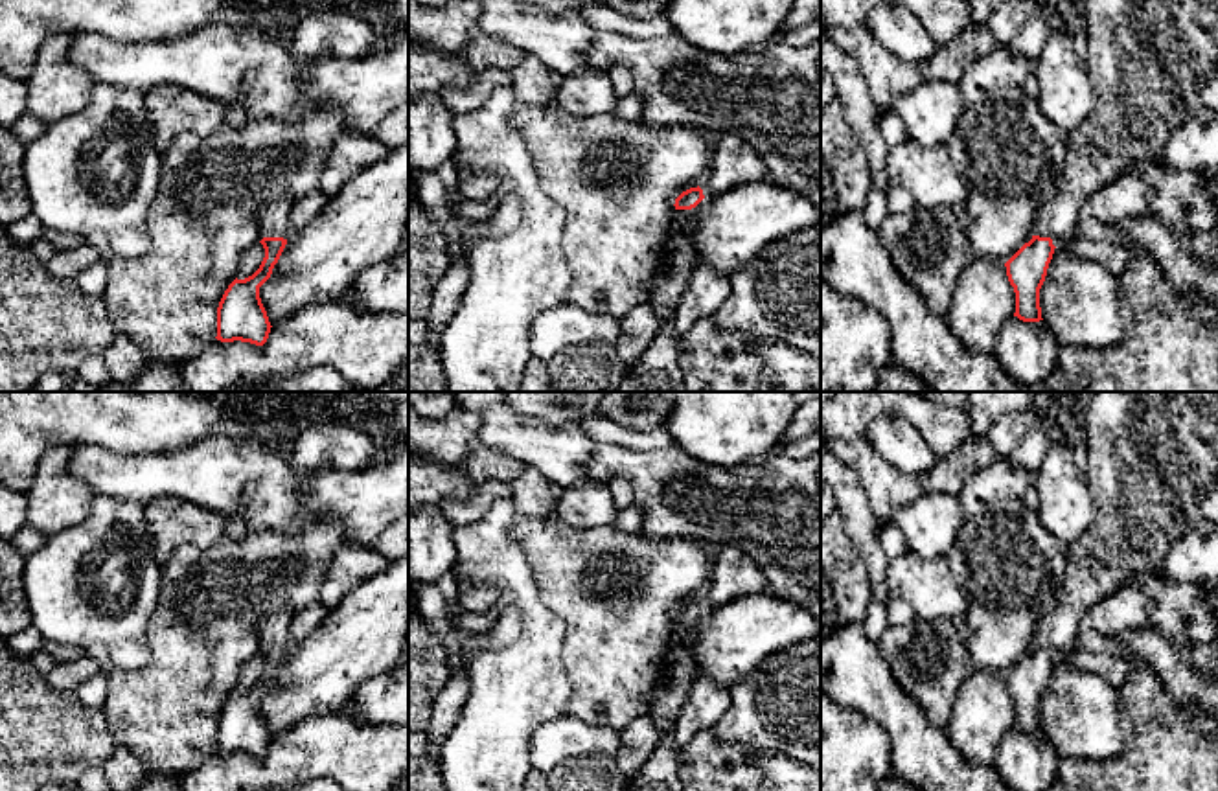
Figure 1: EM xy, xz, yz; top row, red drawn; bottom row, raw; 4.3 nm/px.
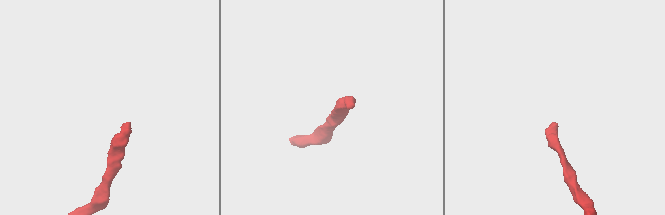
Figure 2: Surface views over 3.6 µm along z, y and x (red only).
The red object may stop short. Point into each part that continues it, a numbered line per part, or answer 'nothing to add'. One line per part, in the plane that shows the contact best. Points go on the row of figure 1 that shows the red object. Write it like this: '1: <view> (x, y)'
1: xz (683, 217)

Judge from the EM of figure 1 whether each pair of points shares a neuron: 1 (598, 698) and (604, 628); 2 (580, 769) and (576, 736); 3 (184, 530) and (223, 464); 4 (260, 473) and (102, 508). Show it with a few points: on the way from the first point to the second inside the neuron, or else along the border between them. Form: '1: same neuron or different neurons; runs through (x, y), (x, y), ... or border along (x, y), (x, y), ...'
1: same neuron; runs through (604, 681), (604, 644)
2: different neurons; border along (617, 756), (571, 755), (547, 771)
3: different neurons; border along (157, 497), (181, 497), (210, 508), (227, 519)
4: different neurons; border along (96, 493), (135, 499), (144, 504)

